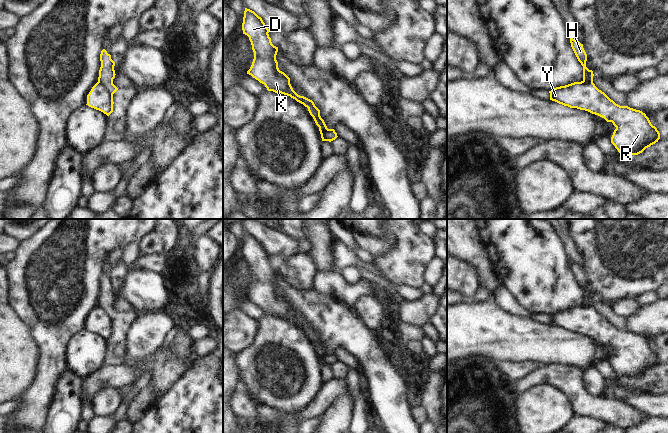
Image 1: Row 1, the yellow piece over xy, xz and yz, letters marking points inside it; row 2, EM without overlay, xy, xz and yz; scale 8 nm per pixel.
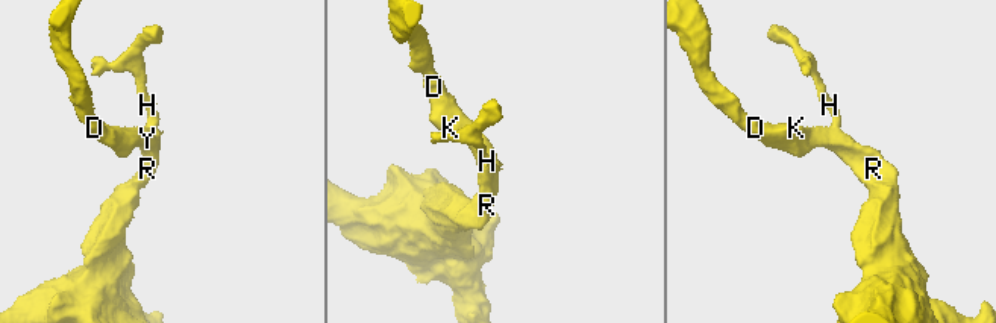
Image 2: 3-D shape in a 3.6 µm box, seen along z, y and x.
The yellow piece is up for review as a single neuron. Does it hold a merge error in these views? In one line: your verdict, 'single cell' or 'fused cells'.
fused cells

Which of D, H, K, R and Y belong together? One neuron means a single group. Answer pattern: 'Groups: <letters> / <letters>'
Groups: D K R Y / H

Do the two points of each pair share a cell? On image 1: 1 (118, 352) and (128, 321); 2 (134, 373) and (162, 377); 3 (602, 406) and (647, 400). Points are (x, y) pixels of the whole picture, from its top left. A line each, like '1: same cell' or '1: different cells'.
1: same cell
2: same cell
3: different cells

